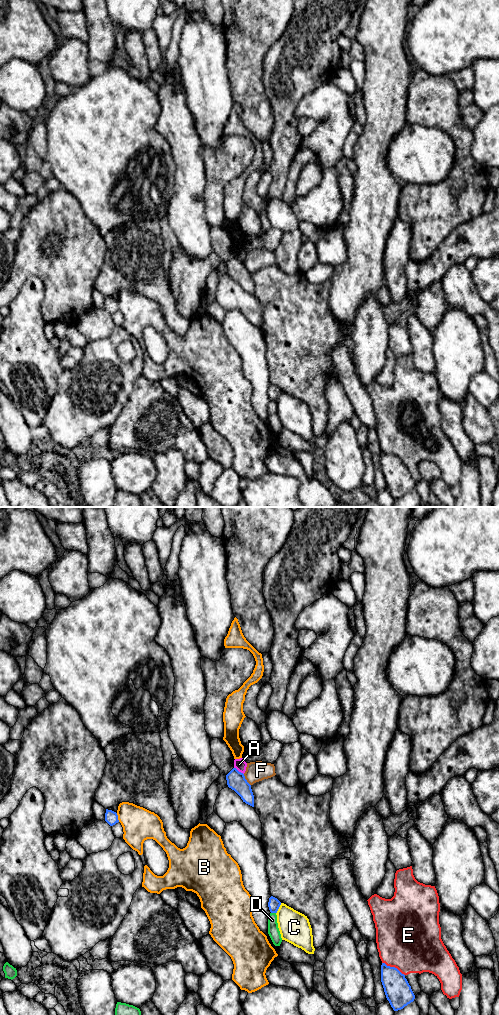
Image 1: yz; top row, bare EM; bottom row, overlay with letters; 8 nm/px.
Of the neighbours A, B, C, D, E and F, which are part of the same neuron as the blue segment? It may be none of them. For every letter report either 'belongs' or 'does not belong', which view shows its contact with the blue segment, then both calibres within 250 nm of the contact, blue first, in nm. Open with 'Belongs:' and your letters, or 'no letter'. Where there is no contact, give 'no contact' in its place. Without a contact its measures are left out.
Belongs: no letter
A: does not belong; meets blue in yz; 150 nm thick on the blue side, 90 nm on the other
B: does not belong; meets blue in yz; 110 nm thick on the blue side, 280 nm on the other
C: does not belong; meets blue in yz; 90 nm thick on the blue side, 240 nm on the other
D: does not belong; meets blue in yz; 90 nm thick on the blue side, 90 nm on the other
E: does not belong; meets blue in yz; 220 nm thick on the blue side, 480 nm on the other
F: does not belong; meets blue in yz; 150 nm thick on the blue side, 160 nm on the other

